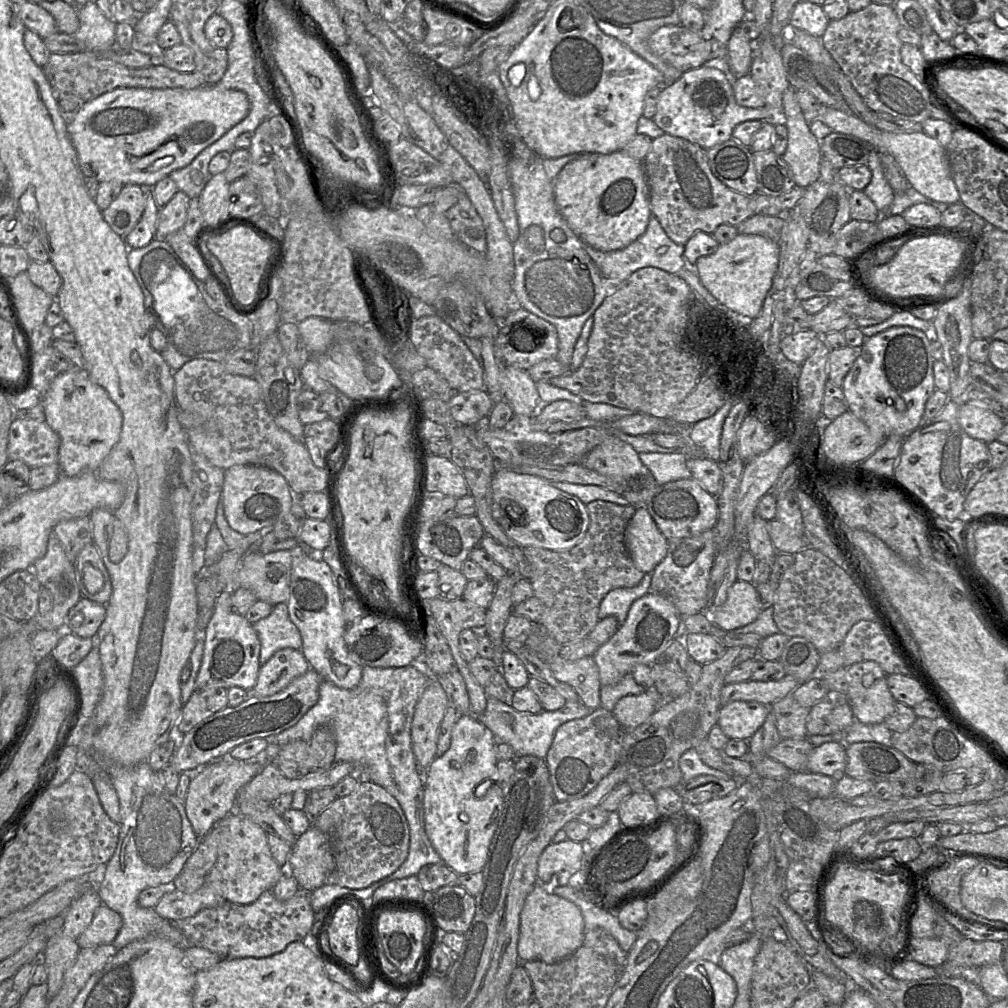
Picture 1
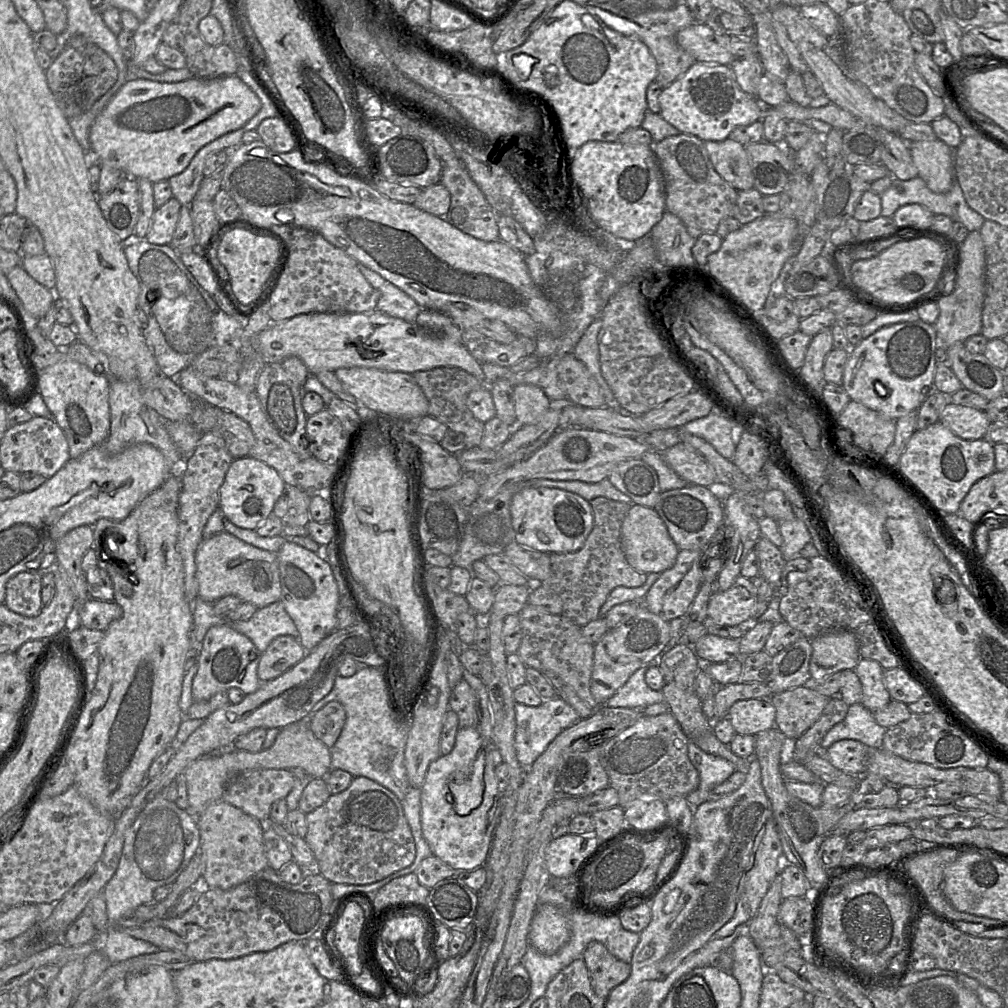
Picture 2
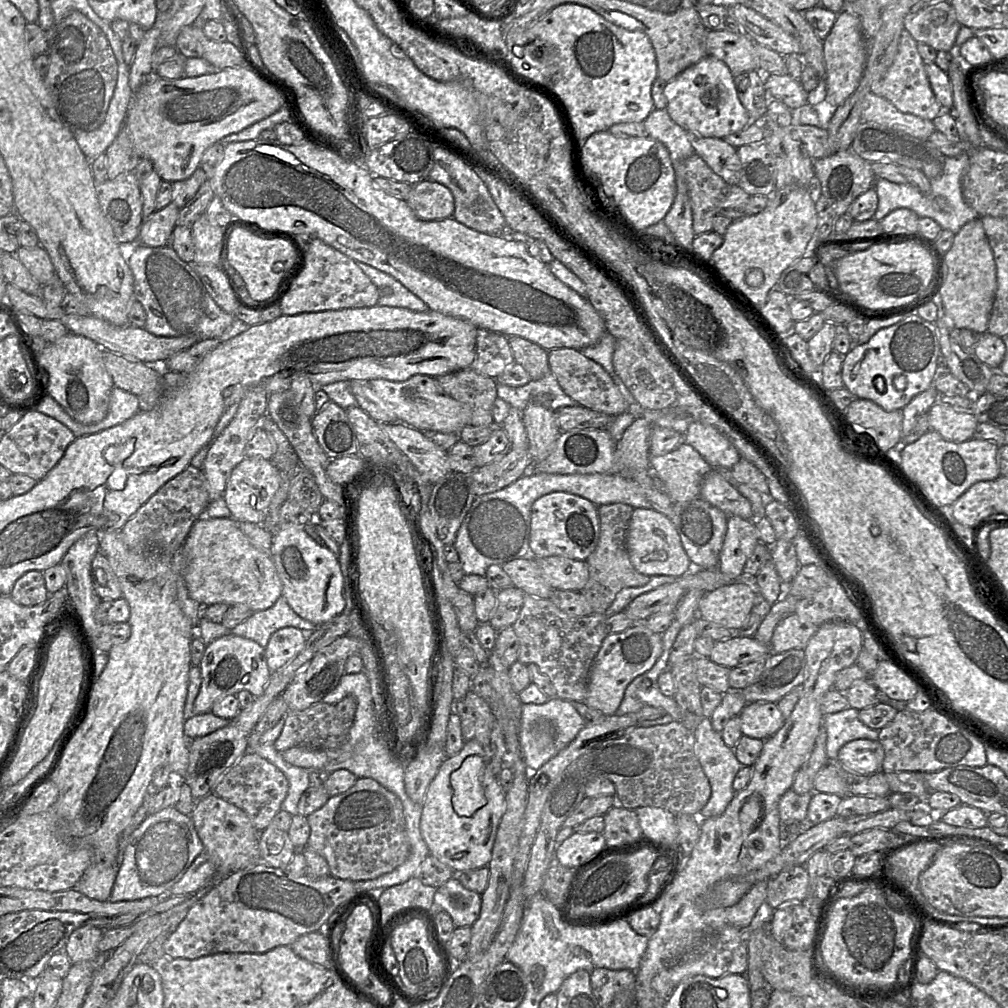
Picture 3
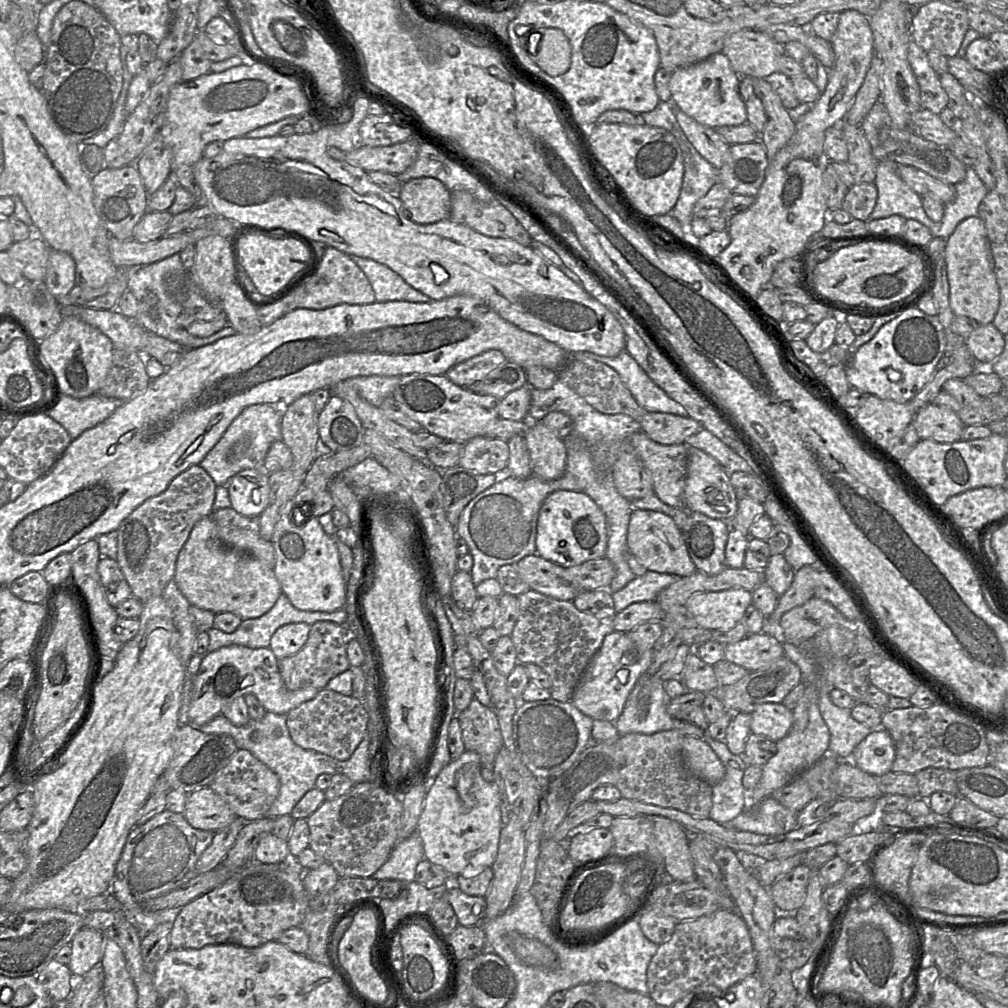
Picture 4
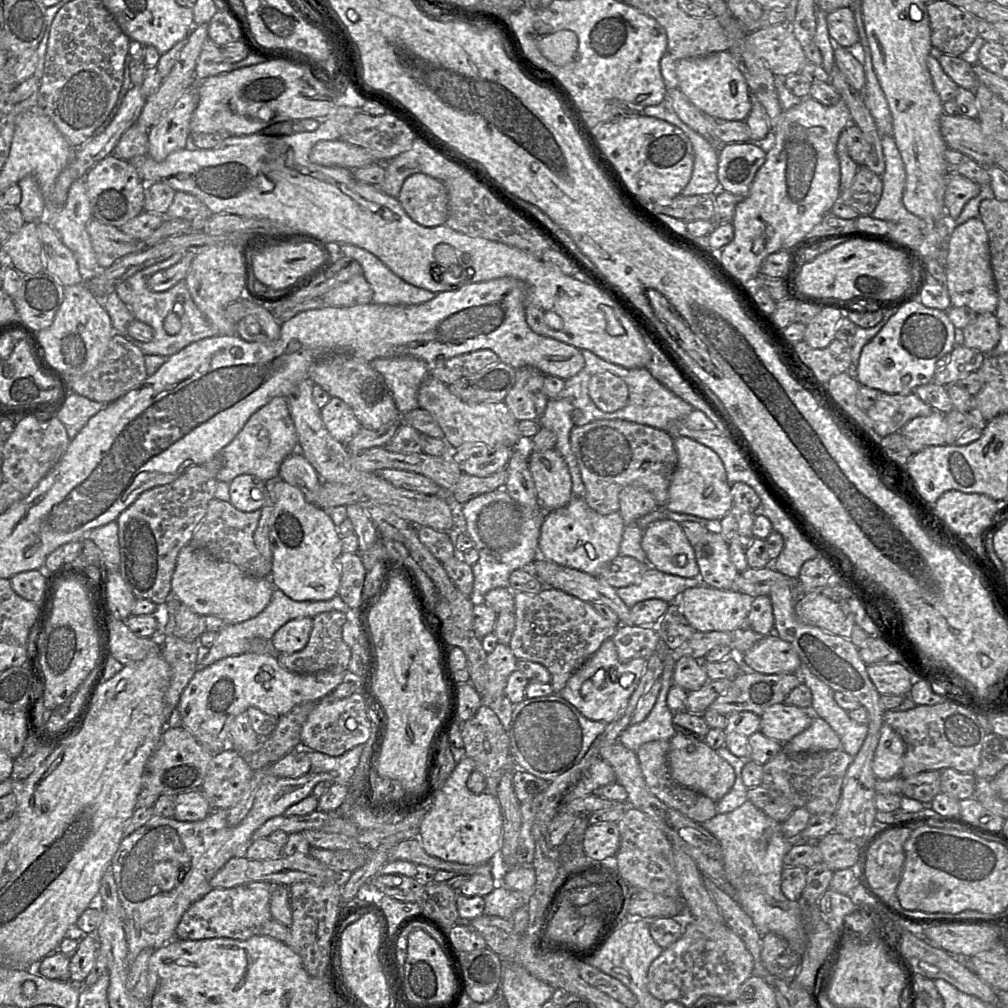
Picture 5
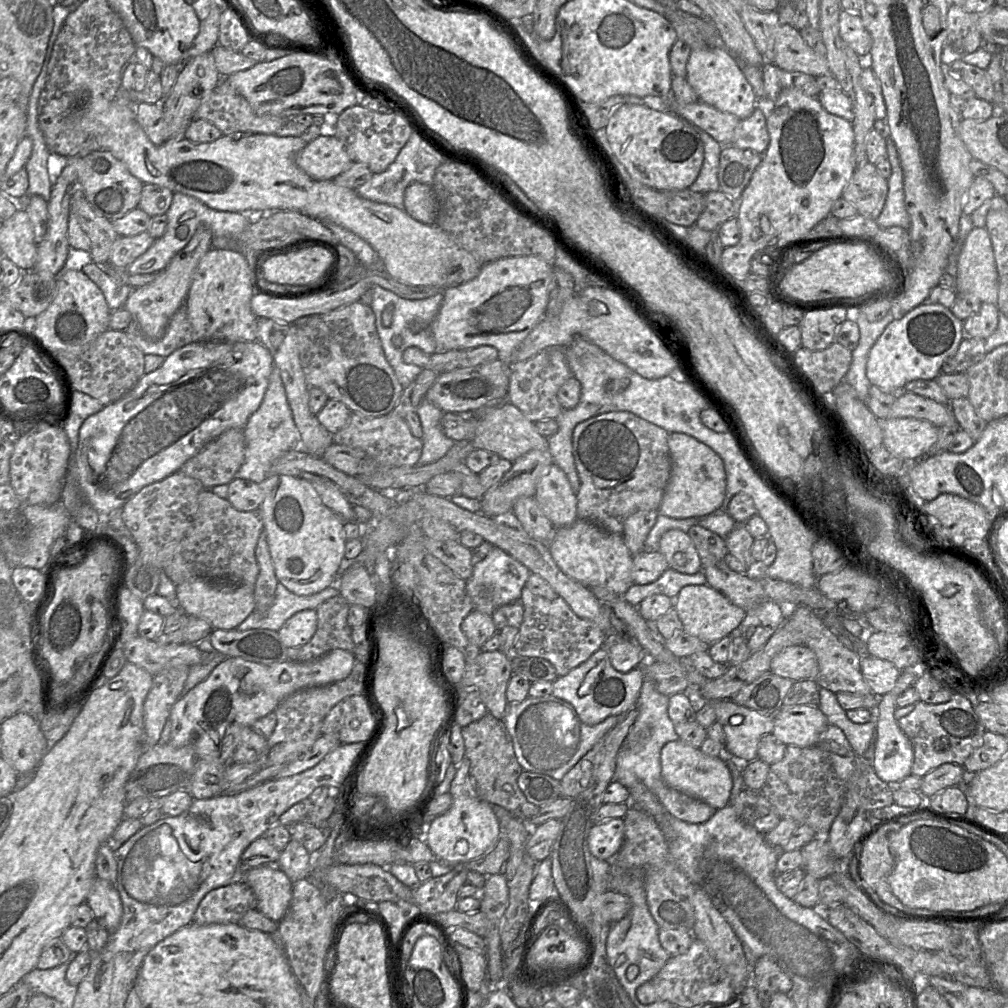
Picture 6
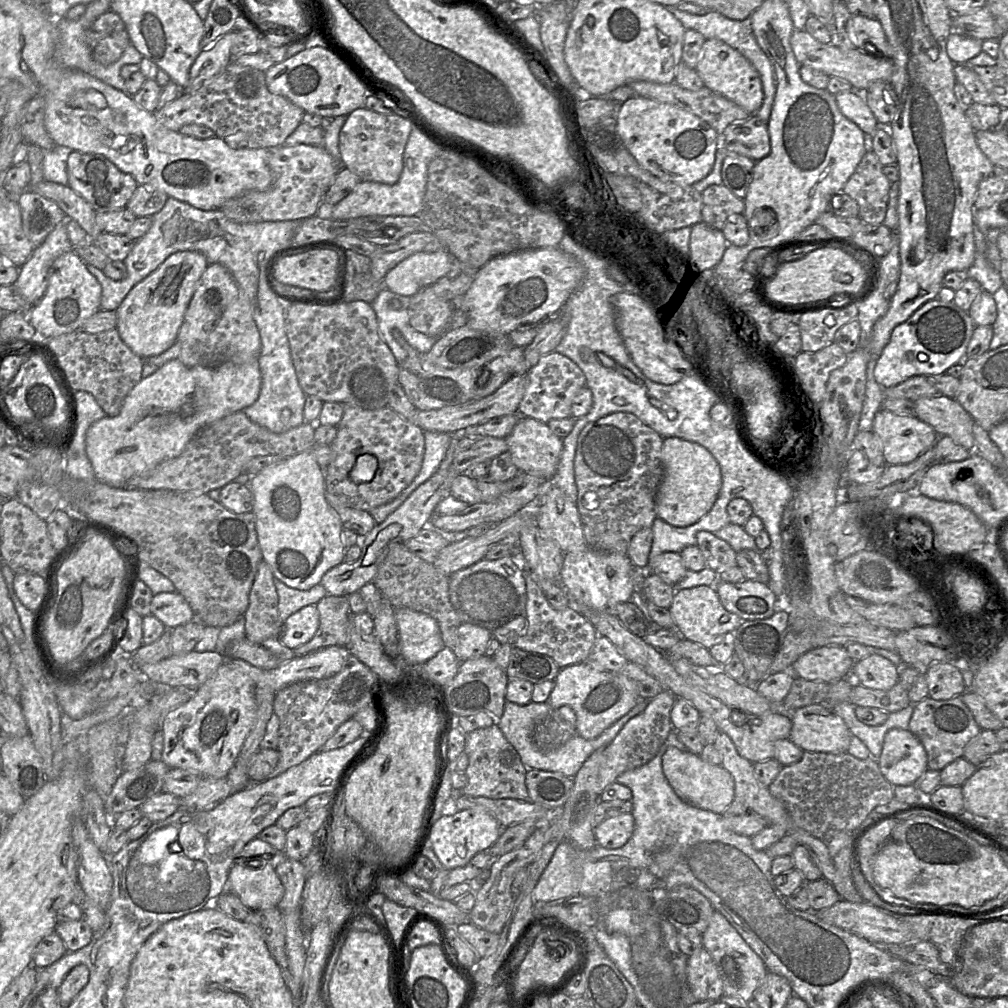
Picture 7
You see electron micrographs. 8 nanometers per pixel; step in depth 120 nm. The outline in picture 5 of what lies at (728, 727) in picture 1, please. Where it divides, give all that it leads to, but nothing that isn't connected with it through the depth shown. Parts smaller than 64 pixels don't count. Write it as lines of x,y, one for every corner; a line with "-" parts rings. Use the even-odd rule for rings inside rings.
785,703
774,704
760,716
760,732
780,744
786,744
808,728
812,718
810,709

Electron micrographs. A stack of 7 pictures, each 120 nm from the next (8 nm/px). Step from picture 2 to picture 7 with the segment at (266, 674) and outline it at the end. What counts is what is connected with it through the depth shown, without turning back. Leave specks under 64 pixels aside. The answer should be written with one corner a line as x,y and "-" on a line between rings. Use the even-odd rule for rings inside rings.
315,604
307,605
284,622
279,639
290,649
310,641
319,628
319,612

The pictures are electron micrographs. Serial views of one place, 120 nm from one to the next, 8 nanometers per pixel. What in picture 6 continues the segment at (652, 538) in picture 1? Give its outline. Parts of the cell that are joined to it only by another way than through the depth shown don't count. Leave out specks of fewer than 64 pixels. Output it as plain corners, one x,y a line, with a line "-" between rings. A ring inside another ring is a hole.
670,529
659,540
658,551
667,560
669,568
685,574
702,571
701,558
690,536
679,529

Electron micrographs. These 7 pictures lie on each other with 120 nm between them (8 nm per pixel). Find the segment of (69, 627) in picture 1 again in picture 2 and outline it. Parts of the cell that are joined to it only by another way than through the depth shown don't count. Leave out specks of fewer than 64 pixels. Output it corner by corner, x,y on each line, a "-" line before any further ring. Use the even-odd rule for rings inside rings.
89,598
78,604
78,613
83,627
105,631
110,623
122,616
122,608
115,601

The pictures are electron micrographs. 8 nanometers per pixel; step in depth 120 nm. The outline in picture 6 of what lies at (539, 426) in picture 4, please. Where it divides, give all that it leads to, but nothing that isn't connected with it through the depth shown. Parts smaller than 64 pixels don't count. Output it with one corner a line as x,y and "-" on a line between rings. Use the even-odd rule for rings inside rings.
555,464
541,476
534,495
555,528
569,526
577,519
577,498
564,471

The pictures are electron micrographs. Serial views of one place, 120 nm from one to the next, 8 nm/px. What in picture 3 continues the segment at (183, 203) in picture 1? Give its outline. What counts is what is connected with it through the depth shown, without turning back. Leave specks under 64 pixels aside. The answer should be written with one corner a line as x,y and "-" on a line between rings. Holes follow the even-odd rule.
173,202
165,208
155,211
145,219
140,228
138,236
140,243
148,247
170,245
179,212
180,209

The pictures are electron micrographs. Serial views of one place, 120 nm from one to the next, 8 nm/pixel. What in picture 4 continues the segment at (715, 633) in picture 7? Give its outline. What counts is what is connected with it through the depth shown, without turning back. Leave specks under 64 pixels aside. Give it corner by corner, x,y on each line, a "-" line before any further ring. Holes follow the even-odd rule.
734,588
691,595
685,607
703,628
728,631
743,618
752,603
752,591

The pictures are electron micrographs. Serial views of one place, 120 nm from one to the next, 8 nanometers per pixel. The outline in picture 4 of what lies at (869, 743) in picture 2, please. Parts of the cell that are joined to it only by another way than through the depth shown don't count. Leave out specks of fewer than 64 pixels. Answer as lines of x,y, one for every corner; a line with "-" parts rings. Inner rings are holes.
821,680
818,706
830,734
828,752
850,760
857,745
874,729
856,721
851,715
851,709
836,706
831,701
829,692
830,686

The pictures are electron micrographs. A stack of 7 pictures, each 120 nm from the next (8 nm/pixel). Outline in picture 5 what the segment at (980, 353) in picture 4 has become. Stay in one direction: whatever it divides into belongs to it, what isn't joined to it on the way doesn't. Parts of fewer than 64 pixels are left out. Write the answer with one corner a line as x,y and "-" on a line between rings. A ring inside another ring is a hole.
984,312
963,329
964,345
985,353
992,350
1000,339
1000,325
995,313

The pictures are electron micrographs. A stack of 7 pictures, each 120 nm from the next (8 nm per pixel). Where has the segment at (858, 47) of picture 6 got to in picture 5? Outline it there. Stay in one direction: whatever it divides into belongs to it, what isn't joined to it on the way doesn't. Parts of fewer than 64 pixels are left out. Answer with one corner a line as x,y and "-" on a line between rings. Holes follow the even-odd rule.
842,7
827,14
827,28
834,44
846,49
853,48
860,42
854,11
849,7

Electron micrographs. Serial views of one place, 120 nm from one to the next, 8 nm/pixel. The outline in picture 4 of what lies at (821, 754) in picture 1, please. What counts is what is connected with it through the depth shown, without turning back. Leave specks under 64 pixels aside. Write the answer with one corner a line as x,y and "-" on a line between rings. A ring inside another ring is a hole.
884,728
874,729
855,748
850,760
873,776
891,771
895,759
894,741

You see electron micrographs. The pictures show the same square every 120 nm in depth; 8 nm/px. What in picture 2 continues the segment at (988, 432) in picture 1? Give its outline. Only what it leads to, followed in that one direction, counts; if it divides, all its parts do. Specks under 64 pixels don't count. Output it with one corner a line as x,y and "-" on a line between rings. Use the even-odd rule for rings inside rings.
948,403
940,413
940,422
965,440
984,438
991,421
985,411

